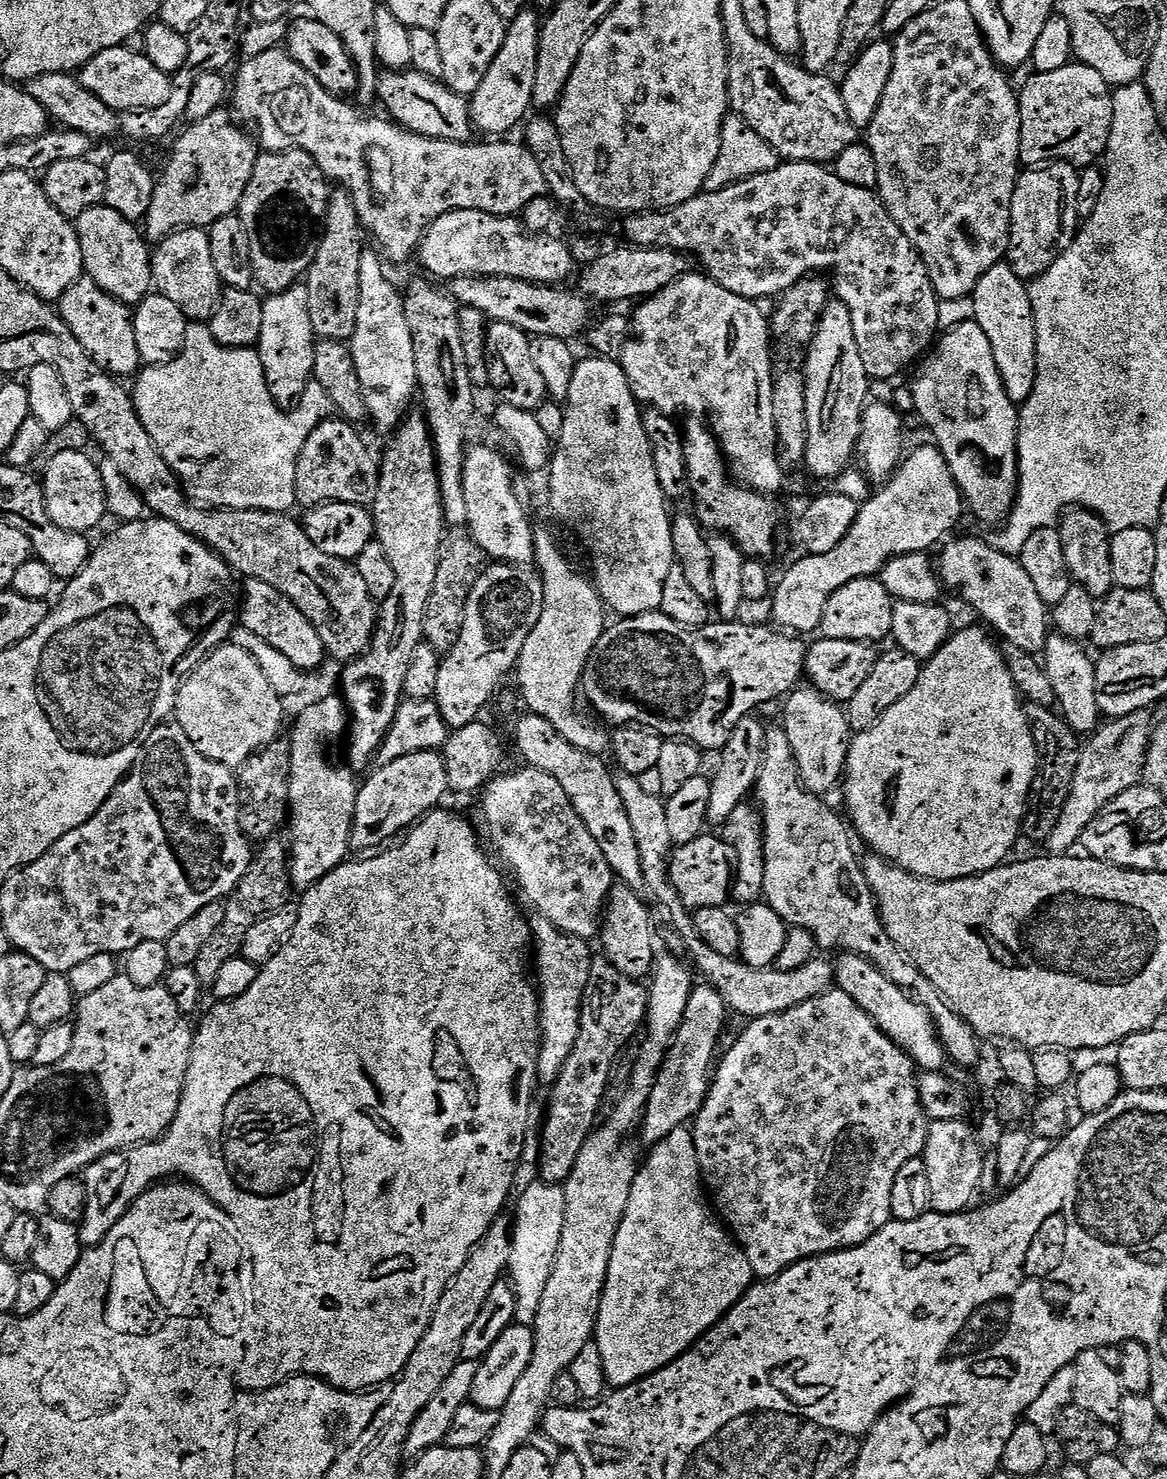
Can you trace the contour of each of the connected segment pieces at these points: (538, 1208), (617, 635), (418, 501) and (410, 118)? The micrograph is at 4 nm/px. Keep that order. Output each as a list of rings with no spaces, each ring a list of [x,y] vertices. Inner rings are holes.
[[[535,1182],[520,1196],[516,1204],[516,1220],[512,1225],[512,1249],[507,1275],[516,1292],[515,1323],[535,1325],[538,1306],[542,1306],[542,1294],[546,1294],[546,1282],[554,1270],[558,1258],[558,1242],[562,1242],[562,1222],[566,1214],[566,1194],[559,1184]]]
[[[659,610],[647,612],[641,616],[626,616],[615,621],[617,624],[609,623],[596,640],[592,647],[592,654],[588,657],[588,664],[584,668],[584,674],[580,678],[582,694],[588,698],[588,704],[605,720],[605,725],[611,726],[639,726],[649,732],[656,733],[661,738],[673,740],[686,740],[689,744],[695,744],[701,750],[713,748],[719,750],[726,746],[730,734],[735,730],[739,720],[749,715],[759,704],[768,704],[771,700],[779,701],[787,697],[793,688],[797,687],[804,670],[804,654],[806,651],[805,641],[775,627],[759,628],[756,624],[740,624],[741,622],[709,622],[699,628],[688,628],[685,624],[674,622],[665,612]]]
[[[420,418],[413,424],[408,423],[401,423],[396,429],[388,453],[379,461],[378,494],[370,505],[376,522],[375,539],[382,550],[386,550],[392,571],[392,592],[379,601],[366,654],[345,663],[340,676],[339,691],[350,717],[346,737],[348,756],[352,760],[372,760],[395,720],[404,696],[410,657],[424,638],[424,615],[434,586],[436,561],[446,540],[444,500],[440,497],[442,485],[436,473],[436,450],[432,447],[428,425]]]
[[[384,70],[376,81],[376,95],[379,103],[384,103],[385,110],[389,112],[387,115],[409,132],[431,140],[449,140],[459,144],[473,139],[469,101],[454,94],[439,79],[424,76],[415,70]]]

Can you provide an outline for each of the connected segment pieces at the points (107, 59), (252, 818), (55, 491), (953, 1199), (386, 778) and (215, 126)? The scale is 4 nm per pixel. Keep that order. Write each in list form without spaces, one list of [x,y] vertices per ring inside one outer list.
[[[126,47],[107,48],[92,56],[78,69],[78,81],[90,94],[106,102],[117,113],[141,112],[158,106],[168,93],[169,73],[158,70],[144,53],[131,53]]]
[[[287,739],[271,740],[265,748],[254,753],[238,769],[240,790],[240,828],[252,842],[275,837],[285,823],[288,807],[288,787],[292,773],[292,745]]]
[[[68,448],[65,452],[56,452],[48,460],[48,465],[44,468],[42,475],[44,486],[44,501],[46,510],[54,522],[54,526],[62,526],[62,530],[71,532],[91,533],[91,528],[96,528],[103,522],[104,516],[108,512],[108,503],[104,493],[104,473],[101,465],[95,464],[90,457],[84,452],[75,452],[74,449]]]
[[[963,1119],[933,1120],[928,1125],[922,1159],[926,1166],[926,1178],[930,1178],[931,1207],[940,1214],[965,1211],[973,1203],[972,1195],[984,1176],[984,1156],[980,1153],[980,1144],[964,1123]]]
[[[439,751],[407,754],[406,757],[395,758],[389,764],[380,764],[377,769],[377,772],[365,784],[363,781],[356,790],[350,841],[353,849],[376,850],[395,841],[401,833],[423,820],[429,812],[439,809],[443,805],[440,803],[444,796],[449,795],[444,757]]]
[[[231,111],[215,112],[206,118],[189,123],[187,127],[188,129],[177,138],[176,145],[172,148],[172,157],[169,158],[164,173],[155,181],[152,201],[146,217],[149,237],[152,235],[156,236],[155,238],[163,238],[182,228],[207,229],[218,218],[233,215],[240,207],[240,199],[246,190],[246,182],[250,182],[258,148],[253,137],[251,140],[244,133],[247,131],[237,123]]]

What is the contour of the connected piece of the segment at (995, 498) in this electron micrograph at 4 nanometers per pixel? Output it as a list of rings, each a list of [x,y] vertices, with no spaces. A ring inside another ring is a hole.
[[[968,318],[965,324],[952,328],[935,341],[934,347],[923,357],[919,365],[920,373],[912,384],[912,404],[920,415],[920,420],[932,431],[931,439],[940,453],[946,458],[948,469],[956,479],[965,505],[976,511],[980,520],[988,524],[1007,521],[1012,511],[1014,497],[1018,487],[1016,470],[1016,430],[1018,427],[1018,408],[1012,399],[1004,393],[1004,384],[990,350],[986,334],[975,322]]]

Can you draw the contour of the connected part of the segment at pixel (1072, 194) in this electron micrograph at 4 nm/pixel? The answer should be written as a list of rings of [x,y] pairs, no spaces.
[[[1049,162],[1043,166],[1025,167],[1017,175],[1008,211],[1006,262],[1014,274],[1025,282],[1035,280],[1052,263],[1062,244],[1060,235],[1064,232],[1064,224],[1070,223],[1076,216],[1076,195],[1080,192],[1080,176],[1076,173],[1076,167],[1072,162]]]

